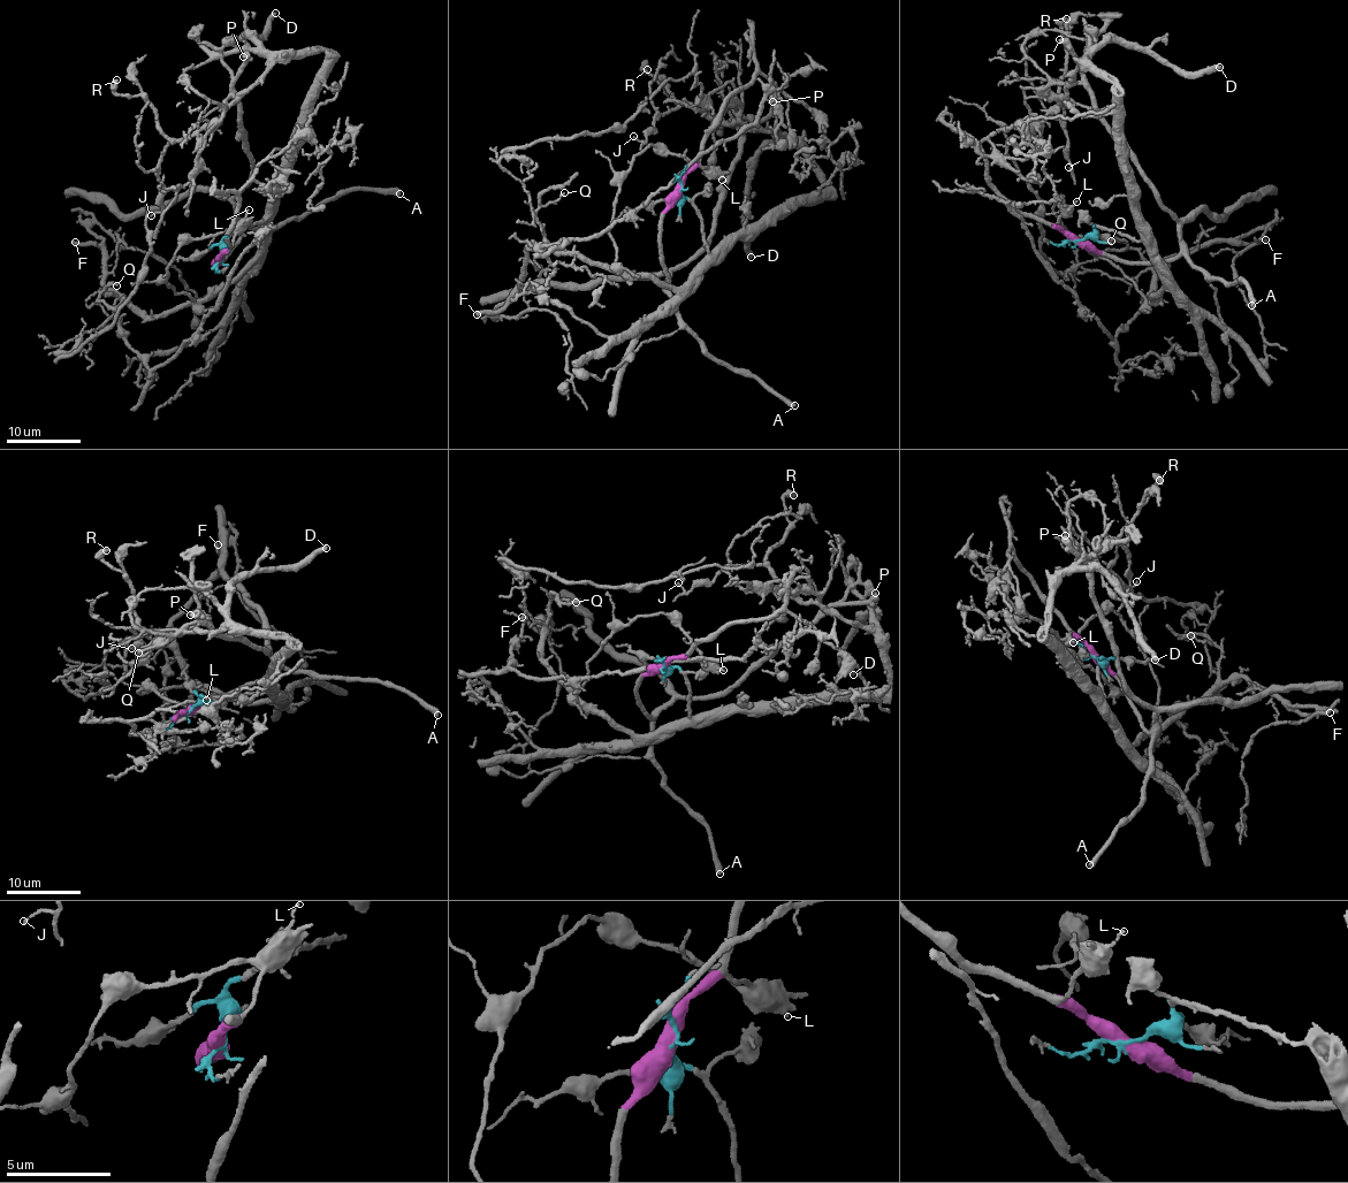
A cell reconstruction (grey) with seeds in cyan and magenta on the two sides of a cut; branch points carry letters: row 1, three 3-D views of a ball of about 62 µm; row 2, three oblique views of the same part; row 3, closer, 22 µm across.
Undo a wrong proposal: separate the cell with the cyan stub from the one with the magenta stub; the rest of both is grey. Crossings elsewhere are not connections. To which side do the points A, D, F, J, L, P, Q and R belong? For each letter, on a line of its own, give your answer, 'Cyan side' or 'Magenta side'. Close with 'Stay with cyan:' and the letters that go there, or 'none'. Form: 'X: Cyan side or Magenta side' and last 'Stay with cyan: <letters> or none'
A: Magenta side
D: Cyan side
F: Cyan side
J: Cyan side
L: Magenta side
P: Magenta side
Q: Cyan side
R: Cyan side
Stay with cyan: D, F, J, Q, R

